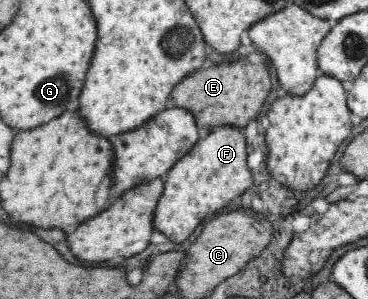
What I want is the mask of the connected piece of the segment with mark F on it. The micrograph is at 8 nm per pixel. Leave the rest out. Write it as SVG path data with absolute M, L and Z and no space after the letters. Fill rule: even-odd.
M223 123L212 127L208 136L198 139L164 176L163 193L153 219L154 227L170 241L184 242L206 214L221 210L253 184L253 170L247 161L250 147L242 132L242 127L235 124Z

